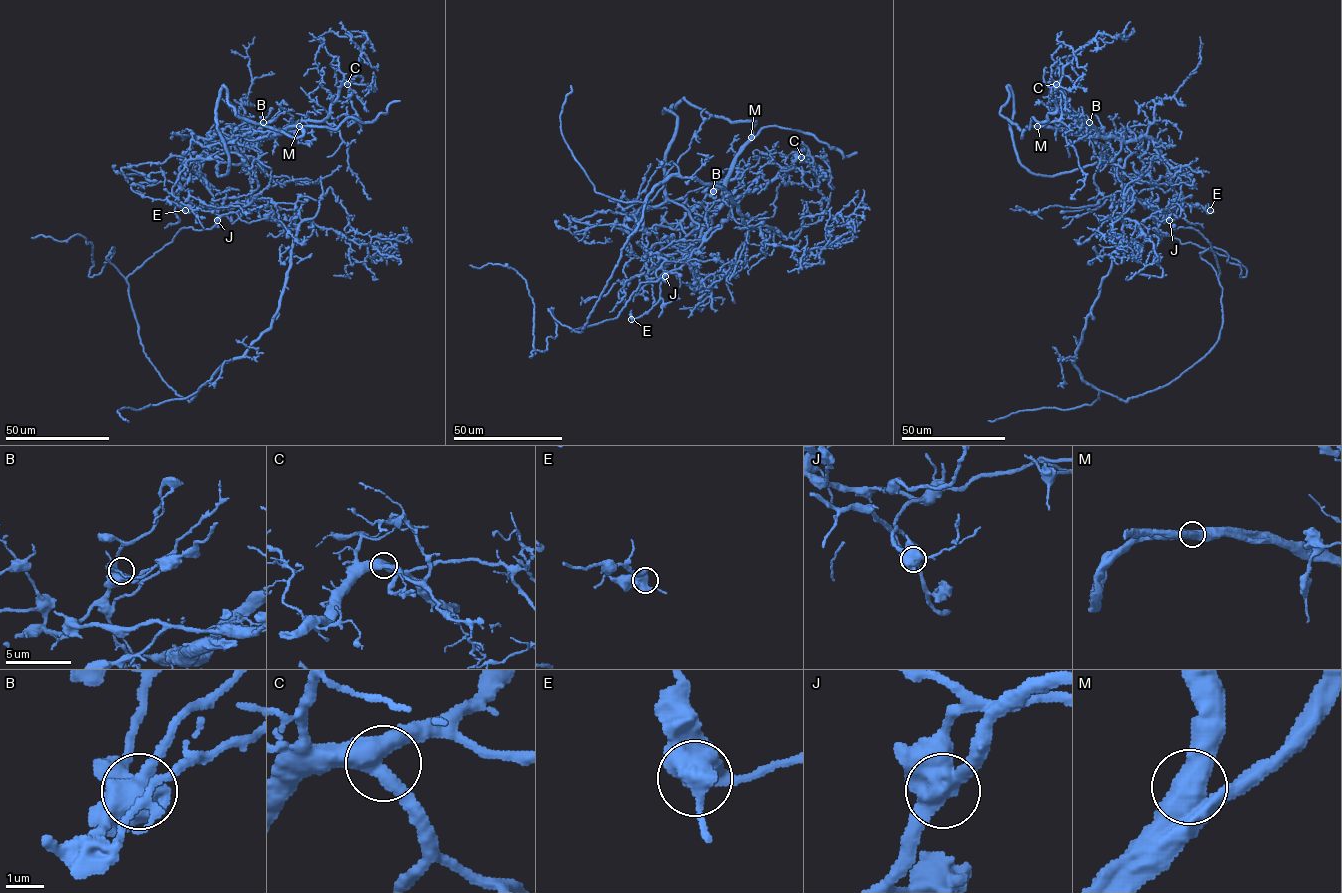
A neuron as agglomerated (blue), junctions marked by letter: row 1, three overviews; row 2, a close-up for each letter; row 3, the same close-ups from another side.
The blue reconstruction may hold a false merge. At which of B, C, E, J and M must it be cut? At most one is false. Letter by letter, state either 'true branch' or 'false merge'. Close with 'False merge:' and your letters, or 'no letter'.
B: true branch
C: true branch
E: true branch
J: false merge
M: true branch
False merge: J

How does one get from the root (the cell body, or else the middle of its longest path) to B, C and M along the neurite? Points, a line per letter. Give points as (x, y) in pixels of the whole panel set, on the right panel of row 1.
B: (1222, 287), (1207, 240), (1192, 228), (1173, 229), (1171, 211), (1152, 206), (1151, 178), (1138, 155), (1089, 122)
C: (1222, 287), (1207, 240), (1175, 230), (1171, 211), (1152, 206), (1158, 143), (1101, 137), (1067, 114), (1056, 84)
M: (1222, 287), (1207, 240), (1175, 230), (1171, 211), (1152, 206), (1148, 173), (1163, 160), (1153, 139), (1037, 126)

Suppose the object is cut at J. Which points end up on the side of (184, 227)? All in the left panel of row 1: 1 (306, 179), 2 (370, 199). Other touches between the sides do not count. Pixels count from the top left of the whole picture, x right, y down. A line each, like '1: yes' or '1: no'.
1: no
2: no

